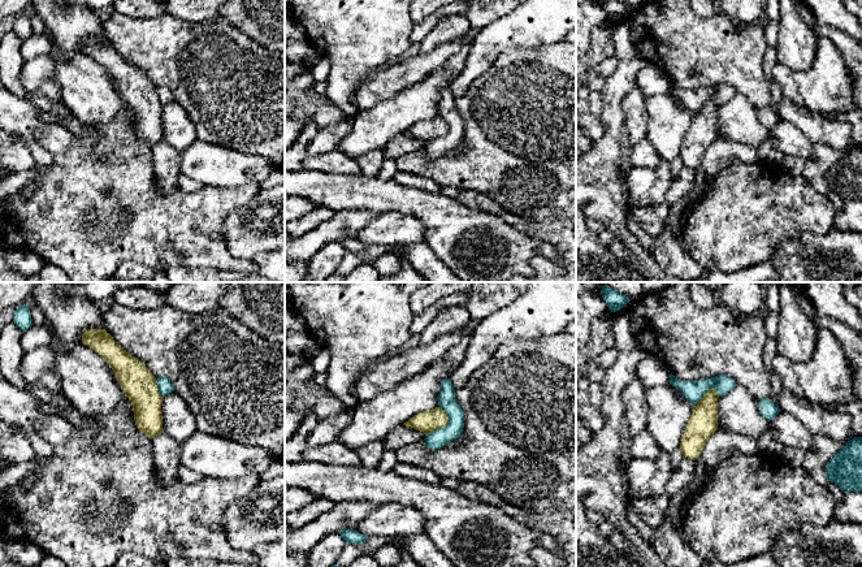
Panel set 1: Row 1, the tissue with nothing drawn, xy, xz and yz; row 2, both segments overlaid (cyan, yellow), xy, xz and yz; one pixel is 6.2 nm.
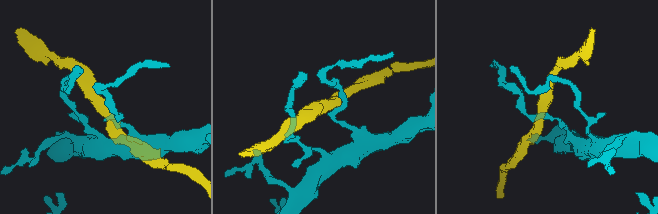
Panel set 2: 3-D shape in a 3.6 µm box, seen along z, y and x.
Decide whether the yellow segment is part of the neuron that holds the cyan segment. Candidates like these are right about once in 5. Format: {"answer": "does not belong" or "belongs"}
{"answer": "does not belong"}

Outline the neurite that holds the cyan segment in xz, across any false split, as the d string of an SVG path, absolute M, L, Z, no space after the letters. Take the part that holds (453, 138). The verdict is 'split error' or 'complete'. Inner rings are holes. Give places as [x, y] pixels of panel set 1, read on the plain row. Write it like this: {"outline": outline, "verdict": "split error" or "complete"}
{"outline": "M450 87L441 90L438 116L446 120L449 131L443 137L425 143L425 155L430 159L439 157L452 148L458 147L464 137L464 121L455 109L455 98Z", "verdict": "complete"}

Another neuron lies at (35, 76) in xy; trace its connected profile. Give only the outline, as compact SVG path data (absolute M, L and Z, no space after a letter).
M52 53L40 55L25 61L20 79L30 95L43 95L51 101L60 100L61 90L52 79Z

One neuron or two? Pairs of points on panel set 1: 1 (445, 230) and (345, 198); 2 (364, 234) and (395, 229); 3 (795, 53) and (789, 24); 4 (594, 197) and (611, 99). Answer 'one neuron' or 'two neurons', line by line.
1: one neuron
2: one neuron
3: one neuron
4: one neuron

